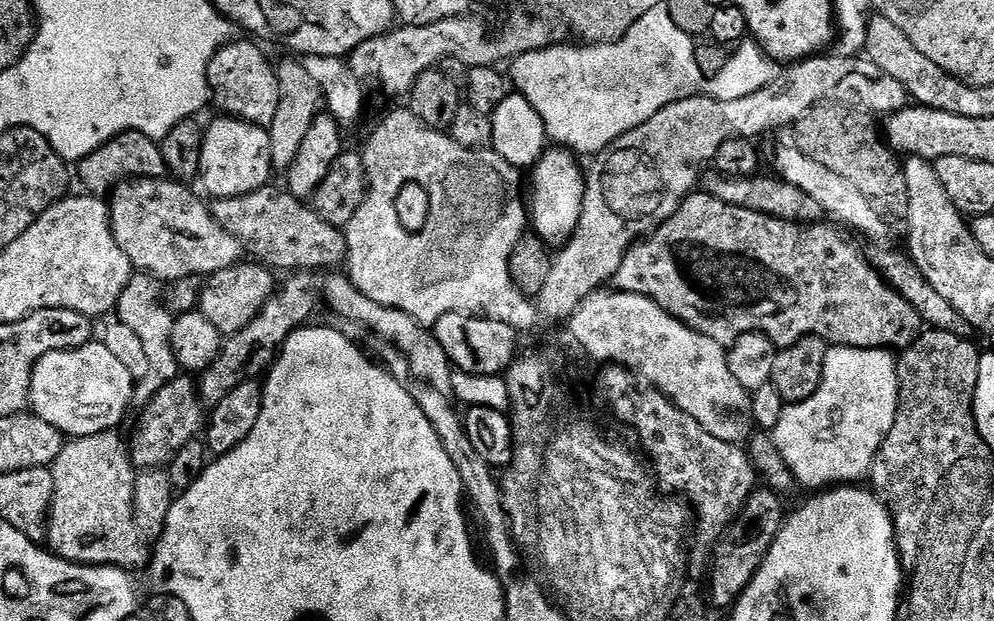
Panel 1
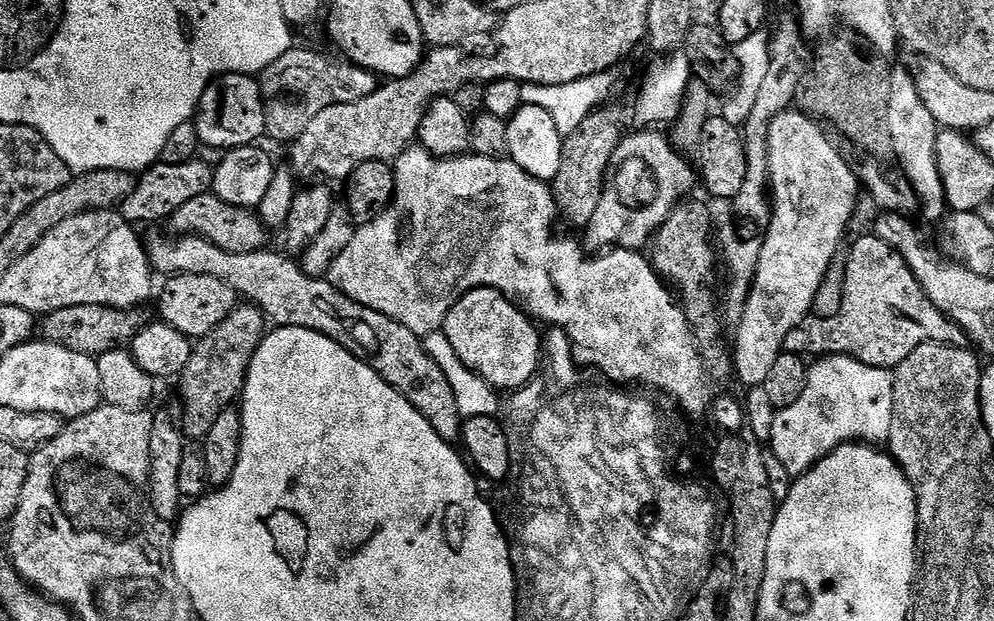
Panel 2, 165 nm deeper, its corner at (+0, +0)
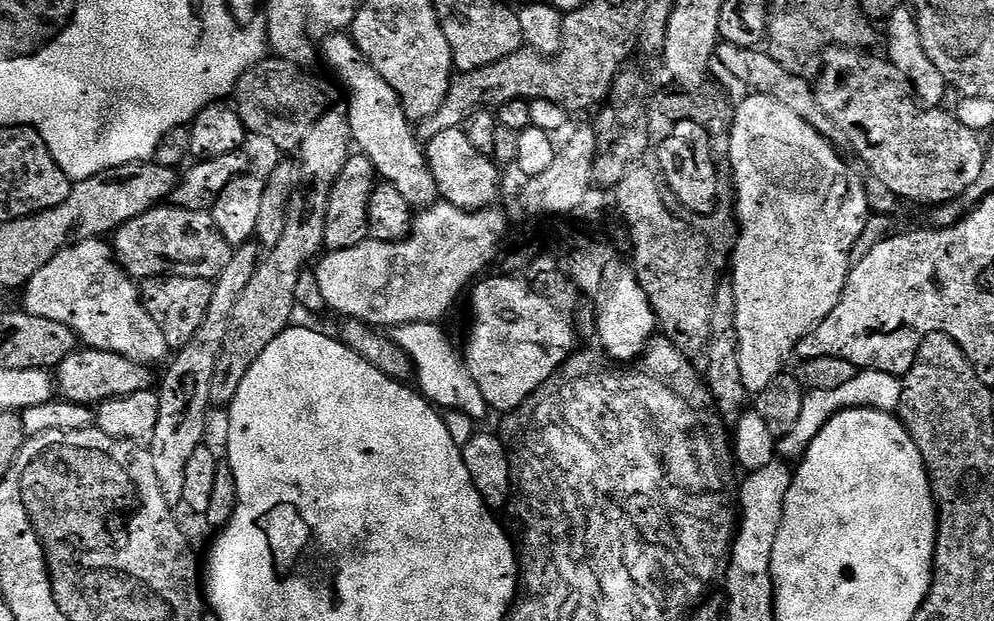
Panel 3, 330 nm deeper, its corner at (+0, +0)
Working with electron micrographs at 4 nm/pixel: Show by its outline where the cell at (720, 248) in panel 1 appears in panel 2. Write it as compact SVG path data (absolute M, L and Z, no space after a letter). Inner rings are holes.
M868 234L854 241L848 252L848 265L844 268L844 297L840 300L836 316L828 316L825 320L803 320L798 327L790 330L790 334L786 334L784 351L805 358L849 356L866 366L895 370L913 350L923 344L953 344L955 348L968 348L970 341L957 324L940 313L934 302L930 302L902 257L875 234Z

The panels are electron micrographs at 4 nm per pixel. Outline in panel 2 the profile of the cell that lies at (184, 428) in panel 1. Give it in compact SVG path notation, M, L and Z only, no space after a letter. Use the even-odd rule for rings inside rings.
M240 302L223 322L210 330L210 334L199 337L193 343L190 362L186 362L184 371L178 377L178 424L189 441L203 441L204 436L210 434L210 426L214 426L218 414L233 407L241 399L248 367L266 335L264 324L266 325L266 317L256 305Z

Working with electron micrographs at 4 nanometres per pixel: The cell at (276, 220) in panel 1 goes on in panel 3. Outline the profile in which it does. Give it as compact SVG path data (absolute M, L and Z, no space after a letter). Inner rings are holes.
M157 206L116 229L114 251L117 264L137 282L155 280L158 276L167 275L215 281L216 276L222 274L222 270L226 270L234 248L226 242L226 238L222 238L222 234L216 229L216 223L212 221L208 212L195 212L175 206Z

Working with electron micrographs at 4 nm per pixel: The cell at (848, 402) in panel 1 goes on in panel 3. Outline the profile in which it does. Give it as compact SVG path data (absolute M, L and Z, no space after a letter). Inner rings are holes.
M878 370L857 371L848 376L848 381L843 386L838 386L834 390L809 391L802 402L802 410L798 414L798 418L779 437L779 459L785 462L799 461L810 446L810 442L814 442L816 435L824 429L826 422L834 419L839 412L845 412L851 408L876 408L879 412L895 413L900 406L901 394L901 377Z

